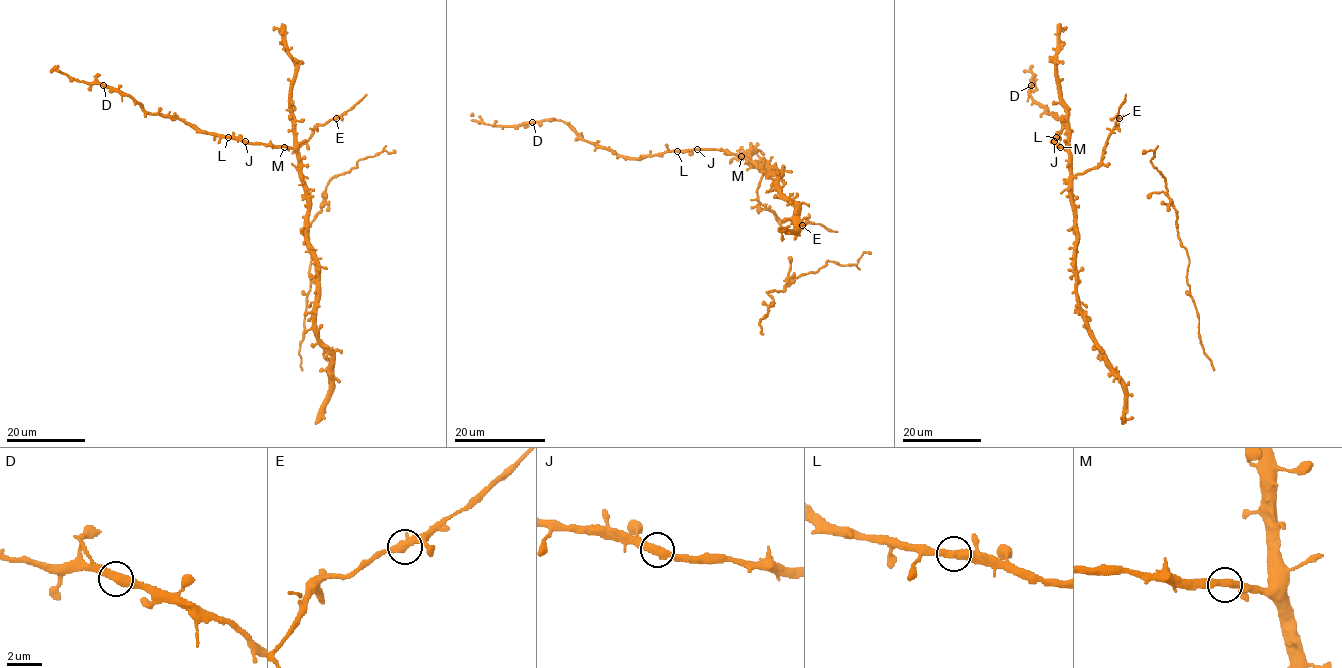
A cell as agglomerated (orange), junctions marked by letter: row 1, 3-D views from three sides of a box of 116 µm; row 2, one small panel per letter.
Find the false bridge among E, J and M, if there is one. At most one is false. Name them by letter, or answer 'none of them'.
none of them

